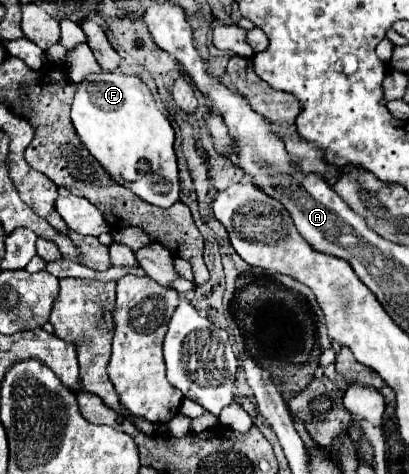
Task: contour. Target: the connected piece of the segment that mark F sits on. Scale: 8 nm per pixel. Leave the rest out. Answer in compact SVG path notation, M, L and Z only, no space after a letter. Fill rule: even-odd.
M122 72L88 74L76 84L72 102L72 124L86 150L126 188L142 200L170 208L180 194L174 154L174 130L158 110L150 88L138 78Z

